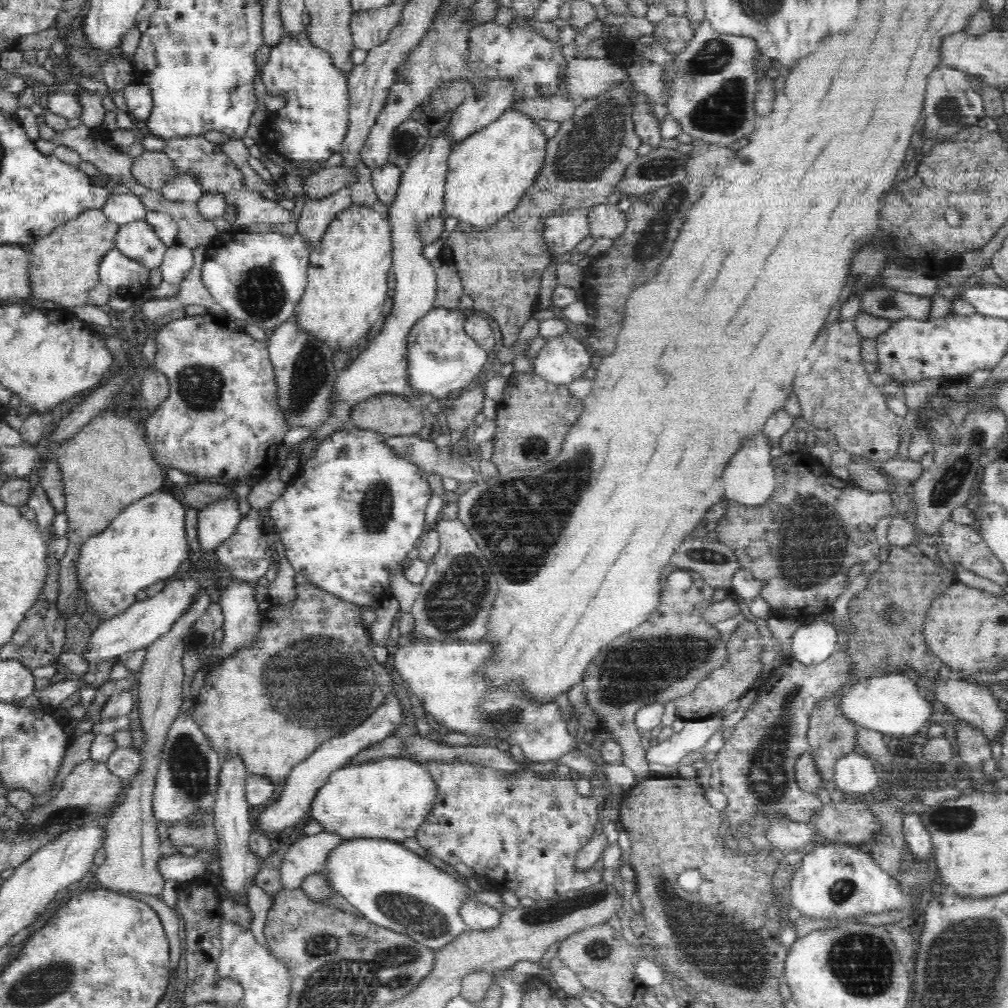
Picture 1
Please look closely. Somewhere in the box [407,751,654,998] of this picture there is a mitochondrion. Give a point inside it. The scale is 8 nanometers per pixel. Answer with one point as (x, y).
(549, 912)

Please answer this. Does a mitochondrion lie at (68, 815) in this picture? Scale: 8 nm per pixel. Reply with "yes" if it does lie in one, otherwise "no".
yes

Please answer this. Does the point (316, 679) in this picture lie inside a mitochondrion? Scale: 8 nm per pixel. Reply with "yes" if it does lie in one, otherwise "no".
yes

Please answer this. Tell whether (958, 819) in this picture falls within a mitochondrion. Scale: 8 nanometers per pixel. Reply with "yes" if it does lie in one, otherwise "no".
yes

